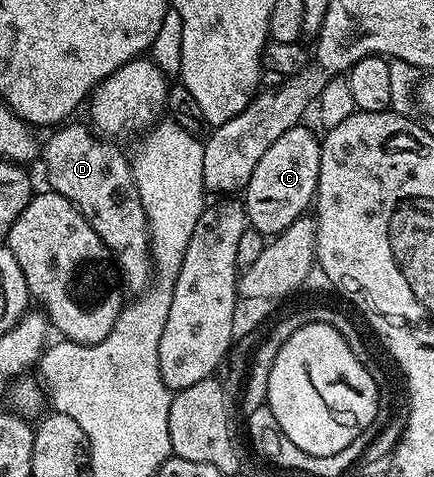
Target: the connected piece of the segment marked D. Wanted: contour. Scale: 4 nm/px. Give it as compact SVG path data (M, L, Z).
M71 123L57 126L51 132L53 135L49 137L48 144L45 147L43 144L42 159L44 155L44 171L48 174L47 186L66 197L66 201L70 201L79 209L82 217L86 217L90 229L98 233L98 237L108 246L108 252L116 260L123 286L132 293L142 292L152 280L152 244L148 238L148 218L146 211L142 209L142 197L138 197L129 156L124 156L112 144L115 142L97 135L91 126L84 124L83 127L80 123Z

